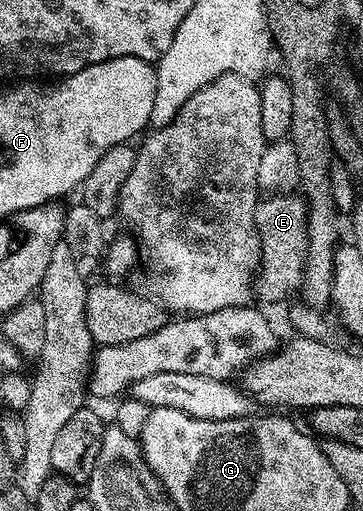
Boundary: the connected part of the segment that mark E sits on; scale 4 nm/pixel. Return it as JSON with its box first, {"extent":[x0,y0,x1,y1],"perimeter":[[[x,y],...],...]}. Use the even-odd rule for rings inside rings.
{"extent":[254,194,308,300],"perimeter":[[[300,194],[265,195],[257,203],[254,222],[262,257],[262,267],[254,280],[254,292],[259,299],[261,296],[264,300],[280,300],[304,283],[308,257],[308,201]]]}

